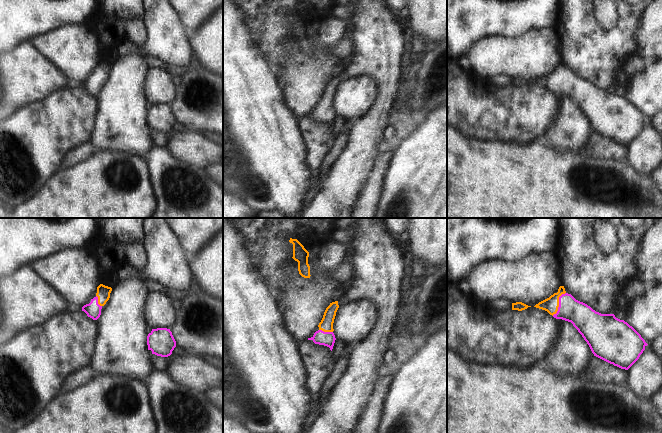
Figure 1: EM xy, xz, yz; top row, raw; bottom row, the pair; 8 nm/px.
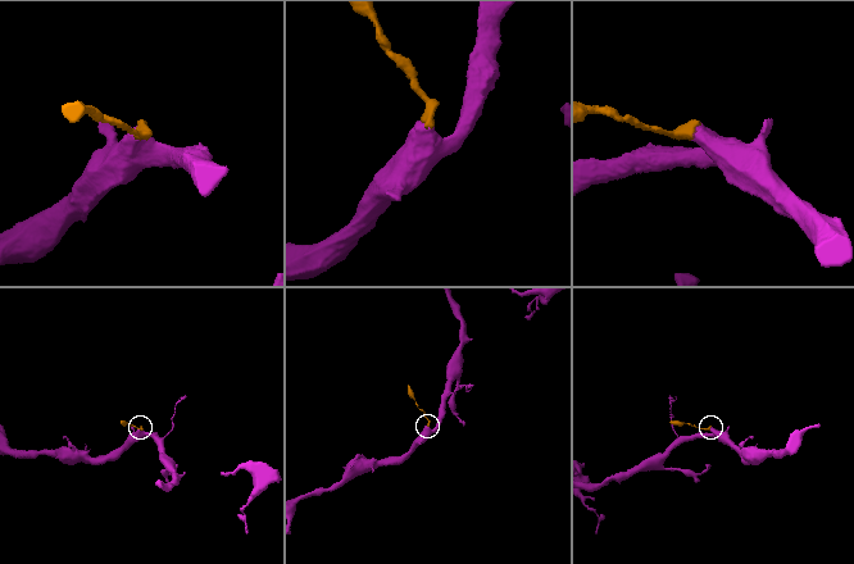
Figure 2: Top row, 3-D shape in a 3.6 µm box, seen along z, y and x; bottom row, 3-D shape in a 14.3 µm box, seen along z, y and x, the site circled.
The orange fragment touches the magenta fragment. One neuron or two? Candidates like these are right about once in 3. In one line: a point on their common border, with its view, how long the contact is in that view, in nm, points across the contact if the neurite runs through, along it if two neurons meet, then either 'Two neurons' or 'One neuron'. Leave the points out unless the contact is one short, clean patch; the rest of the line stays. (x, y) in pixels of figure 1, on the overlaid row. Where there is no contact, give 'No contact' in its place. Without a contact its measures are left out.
Touches orange at yz (558, 304). Shared border 220 nm. Path across: yz (551, 304), (558, 304), (577, 312), (585, 319). One neuron

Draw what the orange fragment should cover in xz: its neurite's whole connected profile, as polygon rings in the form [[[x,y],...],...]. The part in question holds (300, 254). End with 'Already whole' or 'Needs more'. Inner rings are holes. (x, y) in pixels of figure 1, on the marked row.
[[[290,238],[290,243],[293,244],[293,259],[298,262],[299,274],[304,278],[310,278],[310,266],[308,264],[309,252],[297,240]]]. Already whole

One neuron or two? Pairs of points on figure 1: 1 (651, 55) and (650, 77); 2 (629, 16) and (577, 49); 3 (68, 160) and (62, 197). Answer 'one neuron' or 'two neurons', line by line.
1: two neurons
2: one neuron
3: two neurons

